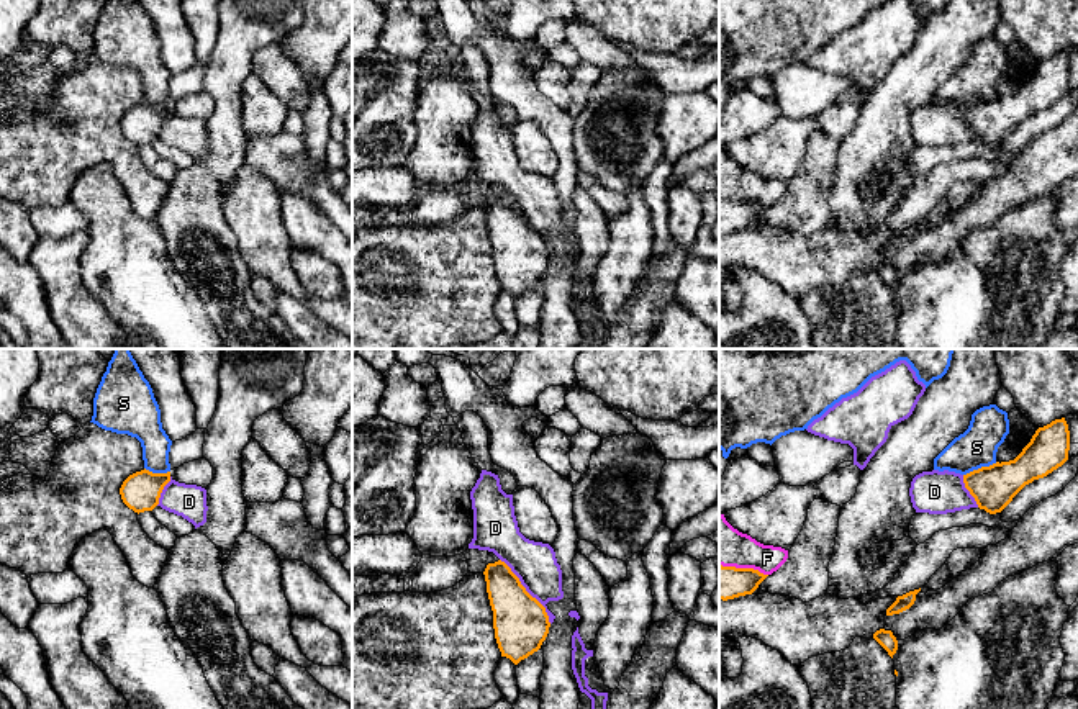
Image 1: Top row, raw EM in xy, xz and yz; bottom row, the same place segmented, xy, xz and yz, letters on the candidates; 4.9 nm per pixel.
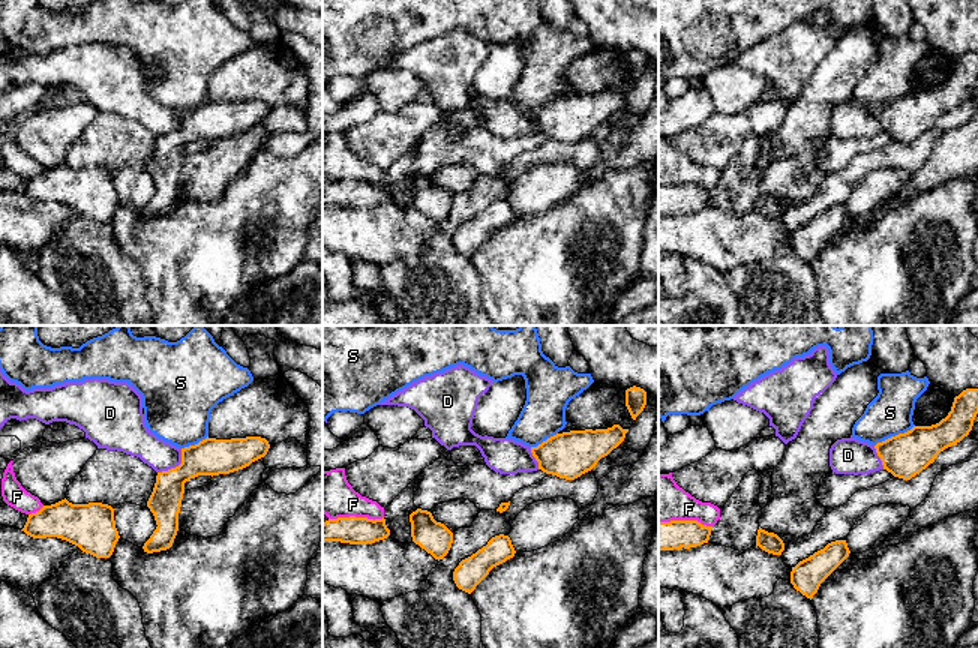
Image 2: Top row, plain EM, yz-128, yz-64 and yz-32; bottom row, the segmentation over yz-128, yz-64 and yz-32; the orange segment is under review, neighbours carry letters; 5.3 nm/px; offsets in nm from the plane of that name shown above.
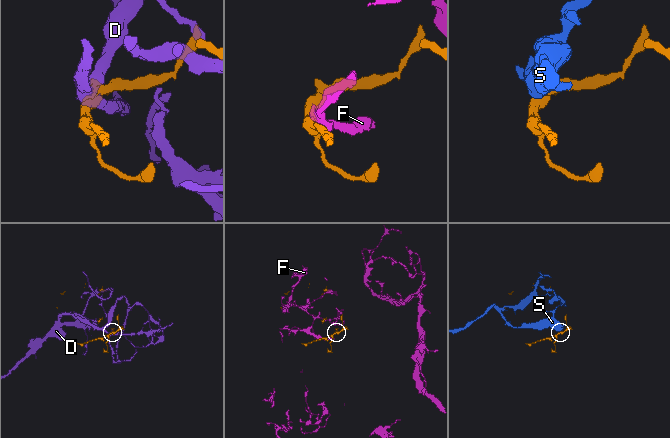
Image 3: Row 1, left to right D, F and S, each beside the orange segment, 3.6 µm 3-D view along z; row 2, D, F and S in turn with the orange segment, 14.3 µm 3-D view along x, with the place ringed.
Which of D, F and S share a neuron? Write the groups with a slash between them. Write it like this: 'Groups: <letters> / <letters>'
Groups: D / F / S

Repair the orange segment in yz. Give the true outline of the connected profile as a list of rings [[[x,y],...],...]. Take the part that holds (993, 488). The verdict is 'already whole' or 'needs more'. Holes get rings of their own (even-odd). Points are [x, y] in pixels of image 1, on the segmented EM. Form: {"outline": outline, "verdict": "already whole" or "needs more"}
{"outline": [[[1065,418],[1039,427],[1022,452],[1009,462],[996,462],[963,475],[965,488],[975,498],[980,509],[990,514],[1001,513],[1012,498],[1034,480],[1044,478],[1068,460],[1070,431]]], "verdict": "already whole"}

